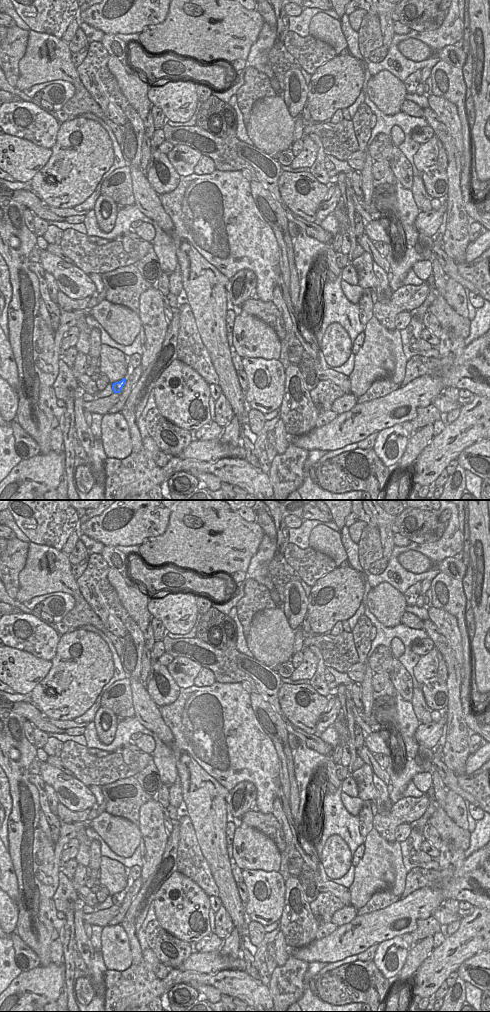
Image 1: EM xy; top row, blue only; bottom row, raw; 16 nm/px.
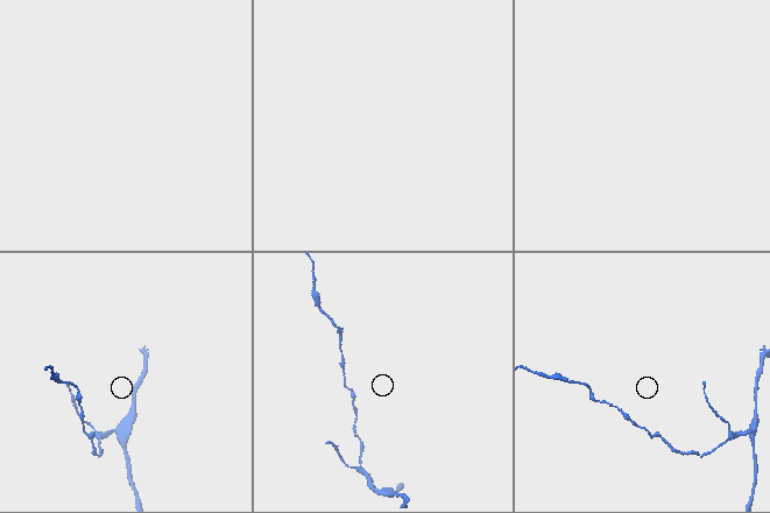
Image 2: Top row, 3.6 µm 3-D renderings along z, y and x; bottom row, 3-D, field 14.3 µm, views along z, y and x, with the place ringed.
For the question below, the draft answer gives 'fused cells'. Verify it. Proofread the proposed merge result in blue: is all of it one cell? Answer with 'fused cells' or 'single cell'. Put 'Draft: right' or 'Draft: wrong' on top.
Draft: wrong
single cell

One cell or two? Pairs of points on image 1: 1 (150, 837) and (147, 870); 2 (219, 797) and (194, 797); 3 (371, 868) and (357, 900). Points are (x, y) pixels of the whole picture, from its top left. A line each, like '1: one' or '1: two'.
1: one
2: one
3: one

